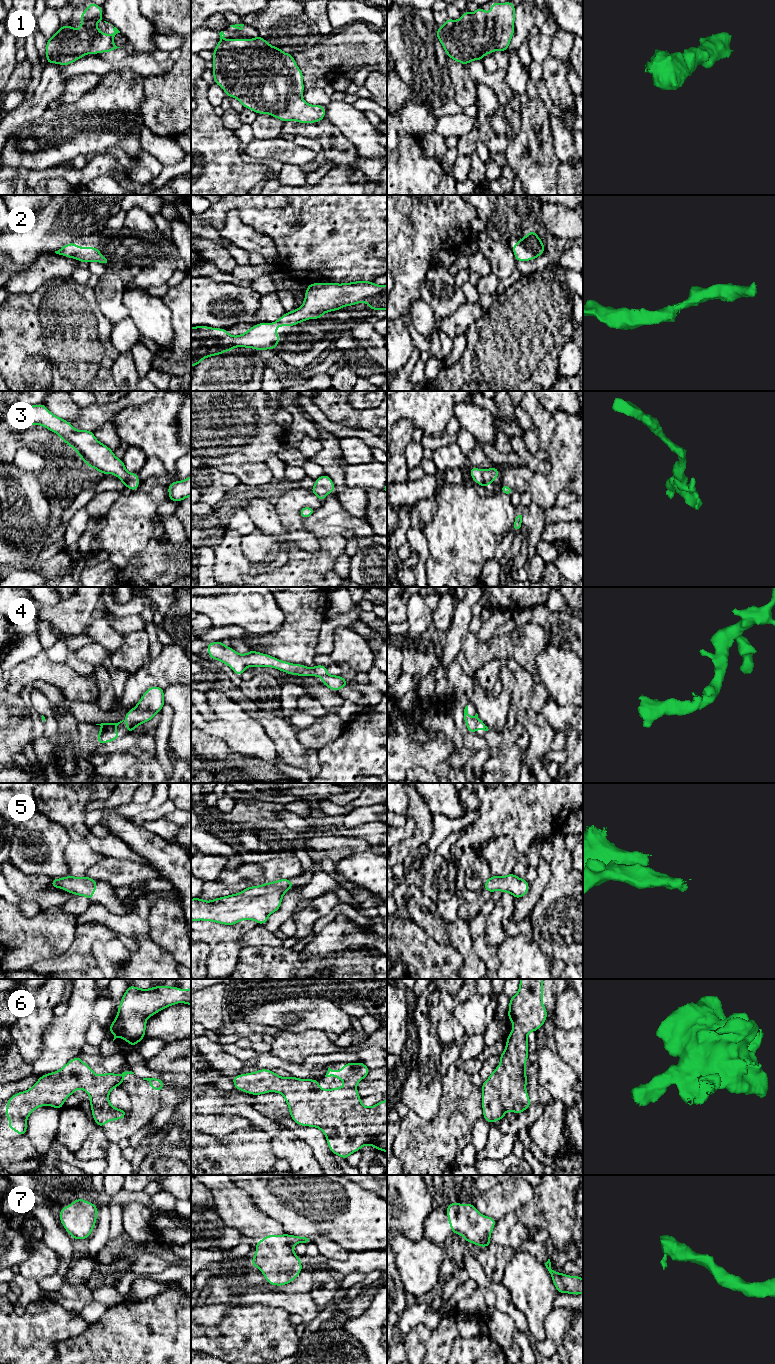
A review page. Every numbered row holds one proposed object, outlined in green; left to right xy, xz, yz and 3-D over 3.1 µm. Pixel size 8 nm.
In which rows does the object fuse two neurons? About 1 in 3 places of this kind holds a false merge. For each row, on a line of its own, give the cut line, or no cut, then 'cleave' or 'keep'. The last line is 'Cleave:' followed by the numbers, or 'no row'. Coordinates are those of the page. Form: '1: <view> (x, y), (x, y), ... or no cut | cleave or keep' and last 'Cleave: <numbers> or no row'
1: no cut | keep
2: no cut | keep
3: no cut | keep
4: no cut | keep
5: no cut | keep
6: no cut | keep
7: no cut | keep
Cleave: no row

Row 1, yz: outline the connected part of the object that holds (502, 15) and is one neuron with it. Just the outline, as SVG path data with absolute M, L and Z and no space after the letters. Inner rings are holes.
M491 2L489 13L478 6L473 13L464 11L459 20L447 18L444 25L437 29L436 38L440 40L446 55L465 66L474 60L482 61L487 53L492 54L496 50L506 52L515 32L514 22L515 5L512 2Z

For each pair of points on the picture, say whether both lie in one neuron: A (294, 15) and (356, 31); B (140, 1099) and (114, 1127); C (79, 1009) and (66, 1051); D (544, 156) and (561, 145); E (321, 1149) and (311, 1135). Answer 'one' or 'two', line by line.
A: two
B: one
C: one
D: two
E: one

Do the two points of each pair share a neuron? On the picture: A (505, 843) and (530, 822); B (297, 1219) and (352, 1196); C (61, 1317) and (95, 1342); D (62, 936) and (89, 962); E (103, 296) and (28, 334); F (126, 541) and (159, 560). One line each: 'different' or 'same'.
A: different
B: same
C: different
D: different
E: different
F: different

